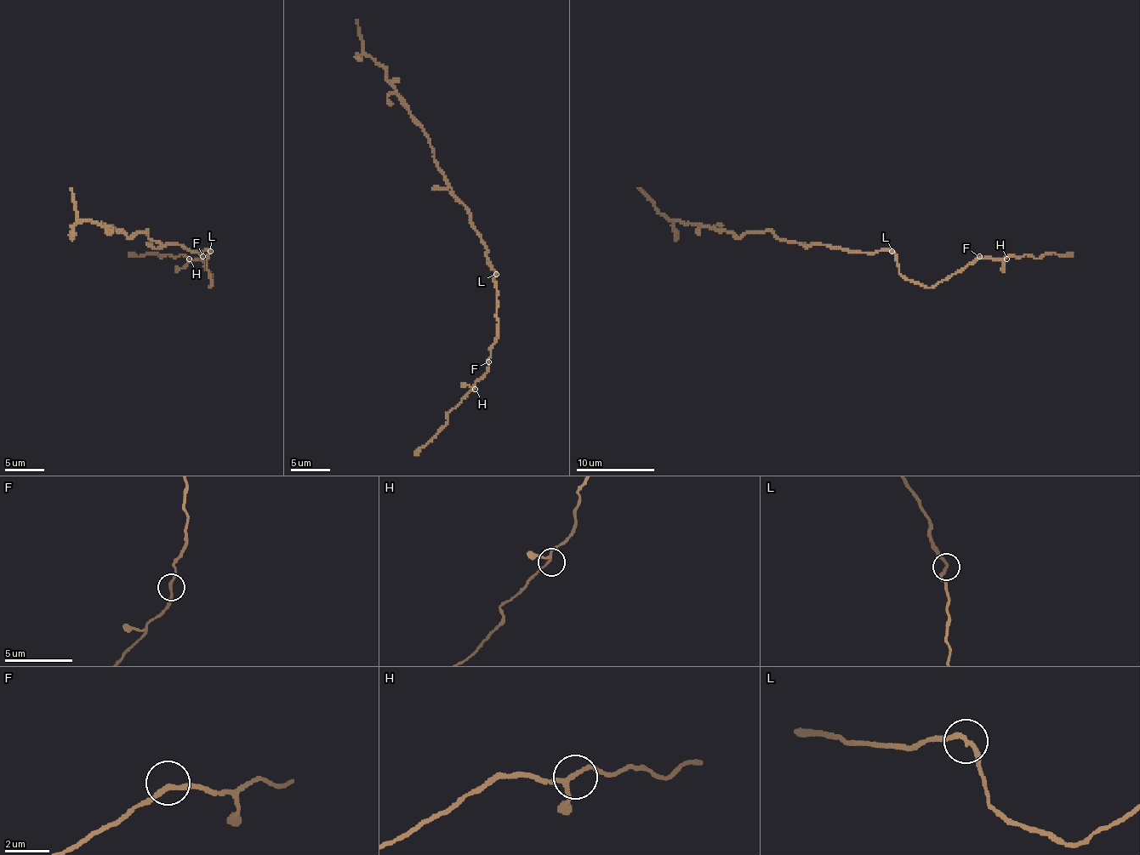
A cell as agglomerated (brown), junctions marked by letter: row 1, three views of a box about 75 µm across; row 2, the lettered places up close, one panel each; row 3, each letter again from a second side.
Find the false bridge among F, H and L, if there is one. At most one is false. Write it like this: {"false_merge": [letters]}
{"false_merge": []}

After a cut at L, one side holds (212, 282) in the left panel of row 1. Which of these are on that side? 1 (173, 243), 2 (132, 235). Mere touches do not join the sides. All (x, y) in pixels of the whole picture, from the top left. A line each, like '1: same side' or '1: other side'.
1: other side
2: other side

